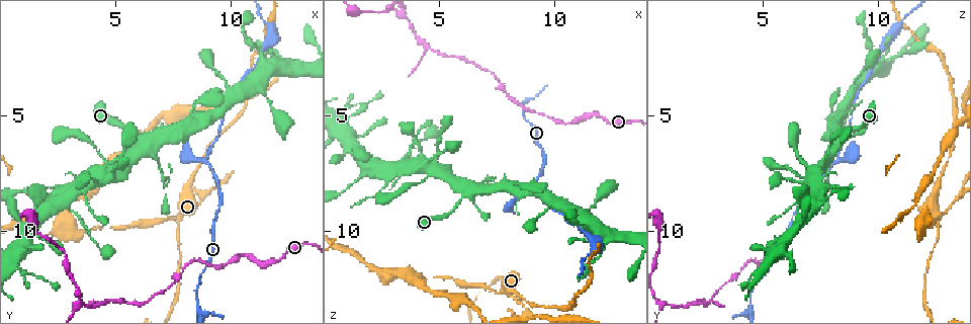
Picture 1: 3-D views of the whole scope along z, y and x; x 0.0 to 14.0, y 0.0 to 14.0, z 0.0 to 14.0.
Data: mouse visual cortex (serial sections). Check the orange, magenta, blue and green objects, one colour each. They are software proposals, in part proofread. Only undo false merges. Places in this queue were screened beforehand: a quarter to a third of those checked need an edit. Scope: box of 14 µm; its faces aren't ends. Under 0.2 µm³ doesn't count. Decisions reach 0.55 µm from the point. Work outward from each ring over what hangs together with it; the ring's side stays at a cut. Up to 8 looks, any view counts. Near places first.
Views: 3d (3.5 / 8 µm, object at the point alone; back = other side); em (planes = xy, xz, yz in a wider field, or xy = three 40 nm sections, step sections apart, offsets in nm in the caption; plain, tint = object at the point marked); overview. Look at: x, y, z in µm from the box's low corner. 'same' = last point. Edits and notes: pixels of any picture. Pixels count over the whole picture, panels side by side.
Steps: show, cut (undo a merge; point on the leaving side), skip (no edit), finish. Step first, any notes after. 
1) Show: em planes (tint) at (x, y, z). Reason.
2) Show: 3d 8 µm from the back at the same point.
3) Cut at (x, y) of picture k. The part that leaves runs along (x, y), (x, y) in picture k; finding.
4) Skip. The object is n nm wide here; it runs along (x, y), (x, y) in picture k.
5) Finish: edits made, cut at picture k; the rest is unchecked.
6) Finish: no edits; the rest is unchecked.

Show: 3d 8 µm at (7.3, 9.4, 12.6). Small branch off a trunk.

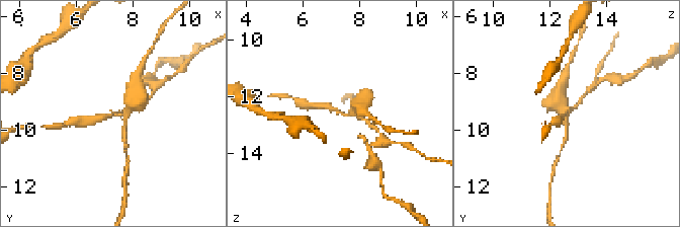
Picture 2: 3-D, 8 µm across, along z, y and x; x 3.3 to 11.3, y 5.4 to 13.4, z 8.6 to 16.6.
Show: em xy step 2 (tint) at (7.3, 9.4, 12.5). 4 arms meet here; the arms are 150, 150, 250, 450 nm wide; need the tissue.

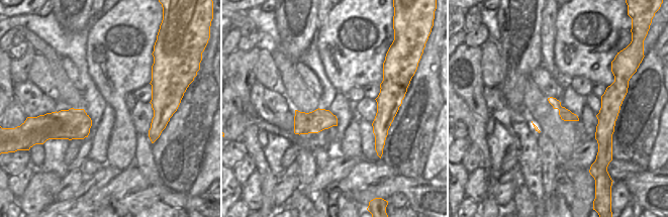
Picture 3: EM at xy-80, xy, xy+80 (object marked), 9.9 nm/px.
Cut at (103, 117) of picture 2. The object is 220 nm wide here; the part that leaves runs along (122, 114), (83, 120) in picture 2; a second cell is stuck on.

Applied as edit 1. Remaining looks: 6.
Show: 3d 8 µm at (8.9, 7.0, 8.1). A fork.

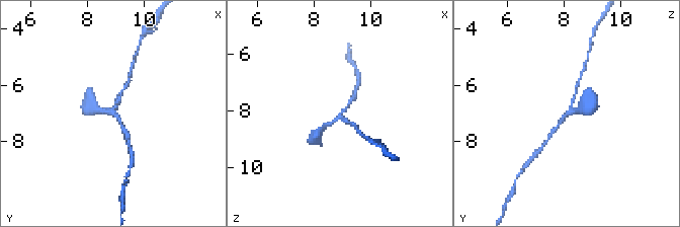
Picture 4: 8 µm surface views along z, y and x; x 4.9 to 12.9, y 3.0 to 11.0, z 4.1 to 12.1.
Show: em xy step 2 (tint) at (8.9, 7.0, 8.1). Shape alone is not enough.

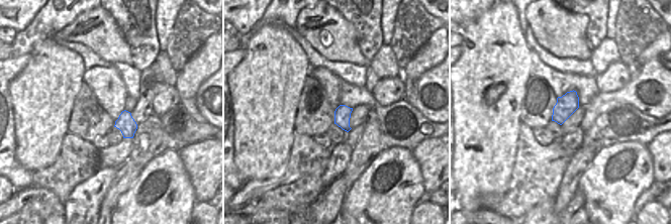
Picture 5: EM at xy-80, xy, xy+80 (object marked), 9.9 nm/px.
Skip. All the same cell.

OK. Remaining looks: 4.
Show: 3d 3.5 µm at (4.5, 7.5, 7.2). Four or more arms meet.

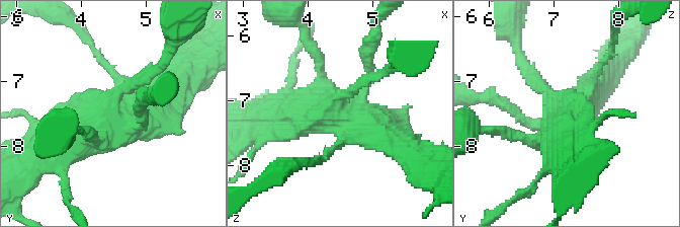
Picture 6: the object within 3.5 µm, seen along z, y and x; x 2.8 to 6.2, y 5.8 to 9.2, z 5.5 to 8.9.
Show: em xy step 3 (tint) at (4.55, 7.55, 7.15).

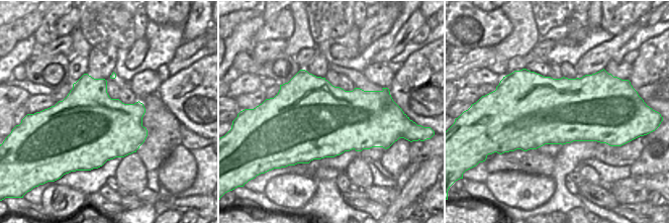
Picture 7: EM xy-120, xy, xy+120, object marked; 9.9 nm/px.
Skip. The object is 800 nm wide here; it runs along (168, 89), (53, 142) in picture 6; all the same cell.

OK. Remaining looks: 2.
Finish: edits made, cut at picture 2; the rest is unchecked.

